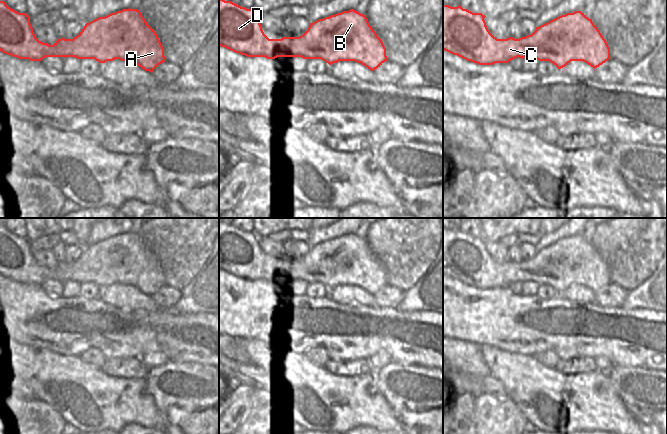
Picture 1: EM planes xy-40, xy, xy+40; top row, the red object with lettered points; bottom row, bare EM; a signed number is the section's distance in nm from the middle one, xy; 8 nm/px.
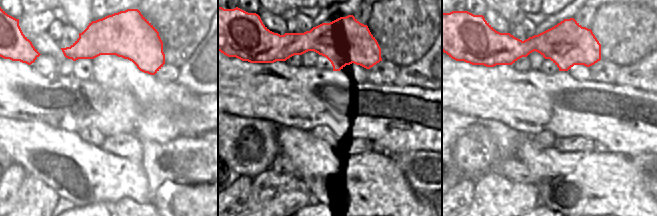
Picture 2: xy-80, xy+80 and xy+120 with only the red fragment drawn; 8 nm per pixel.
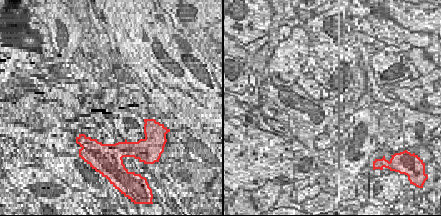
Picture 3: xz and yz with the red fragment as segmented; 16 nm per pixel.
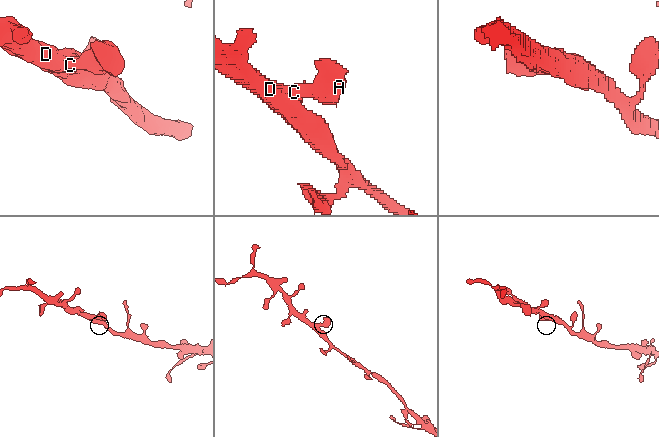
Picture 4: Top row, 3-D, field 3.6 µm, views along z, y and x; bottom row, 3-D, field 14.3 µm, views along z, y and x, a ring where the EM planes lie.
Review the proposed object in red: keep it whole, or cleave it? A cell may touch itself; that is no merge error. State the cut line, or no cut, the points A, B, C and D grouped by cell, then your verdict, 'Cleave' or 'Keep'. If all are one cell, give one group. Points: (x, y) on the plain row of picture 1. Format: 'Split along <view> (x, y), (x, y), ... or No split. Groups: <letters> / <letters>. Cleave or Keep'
No split. Groups: A B C D. Keep

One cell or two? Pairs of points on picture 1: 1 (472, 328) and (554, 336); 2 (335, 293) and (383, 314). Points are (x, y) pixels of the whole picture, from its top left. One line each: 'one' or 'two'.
1: one
2: two

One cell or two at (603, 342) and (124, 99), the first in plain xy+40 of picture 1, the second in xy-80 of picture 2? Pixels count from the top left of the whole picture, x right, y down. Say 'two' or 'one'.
one

